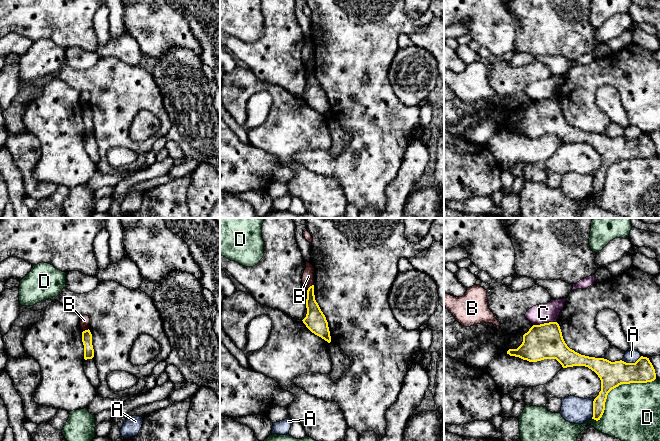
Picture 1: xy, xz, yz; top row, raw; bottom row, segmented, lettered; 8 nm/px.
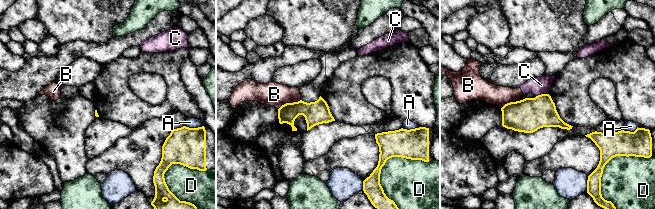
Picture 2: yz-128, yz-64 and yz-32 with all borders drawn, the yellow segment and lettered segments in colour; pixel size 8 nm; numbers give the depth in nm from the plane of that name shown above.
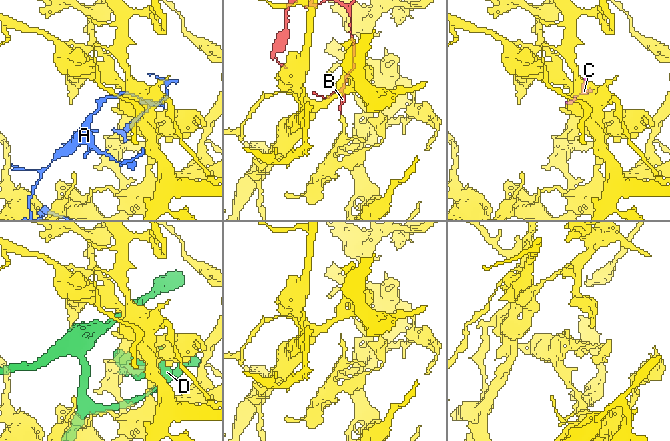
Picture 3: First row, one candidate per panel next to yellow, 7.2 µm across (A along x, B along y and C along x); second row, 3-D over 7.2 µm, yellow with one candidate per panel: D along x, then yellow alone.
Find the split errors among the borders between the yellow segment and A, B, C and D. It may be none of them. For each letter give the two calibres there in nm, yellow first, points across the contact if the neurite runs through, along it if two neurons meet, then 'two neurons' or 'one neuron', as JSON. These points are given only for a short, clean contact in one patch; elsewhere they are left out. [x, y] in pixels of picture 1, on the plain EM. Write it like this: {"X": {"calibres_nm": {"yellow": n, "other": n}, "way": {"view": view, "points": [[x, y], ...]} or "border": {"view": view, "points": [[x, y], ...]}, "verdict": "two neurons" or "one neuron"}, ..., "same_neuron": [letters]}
{"A": {"calibres_nm": {"yellow": 200, "other": 110}, "verdict": "two neurons"}, "B": {"calibres_nm": {"yellow": 140, "other": 100}, "border": {"view": "xz", "points": [[313, 60], [306, 67]]}, "verdict": "two neurons"}, "C": {"calibres_nm": {"yellow": 280, "other": 160}, "border": {"view": "yz", "points": [[555, 97], [533, 101]]}, "verdict": "two neurons"}, "D": {"calibres_nm": {"yellow": 200, "other": 440}, "verdict": "two neurons"}, "same_neuron": []}

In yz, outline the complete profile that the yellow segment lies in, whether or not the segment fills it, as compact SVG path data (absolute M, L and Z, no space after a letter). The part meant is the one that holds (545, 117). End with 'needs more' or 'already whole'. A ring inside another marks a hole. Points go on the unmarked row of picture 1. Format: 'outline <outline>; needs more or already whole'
outline M557 98L533 101L523 111L523 118L507 130L529 138L556 135L563 144L585 142L594 147L601 156L601 167L593 177L593 193L598 197L605 186L608 169L621 160L647 159L656 155L655 145L649 134L641 132L635 139L622 136L611 138L604 134L581 131L565 119Z; already whole

